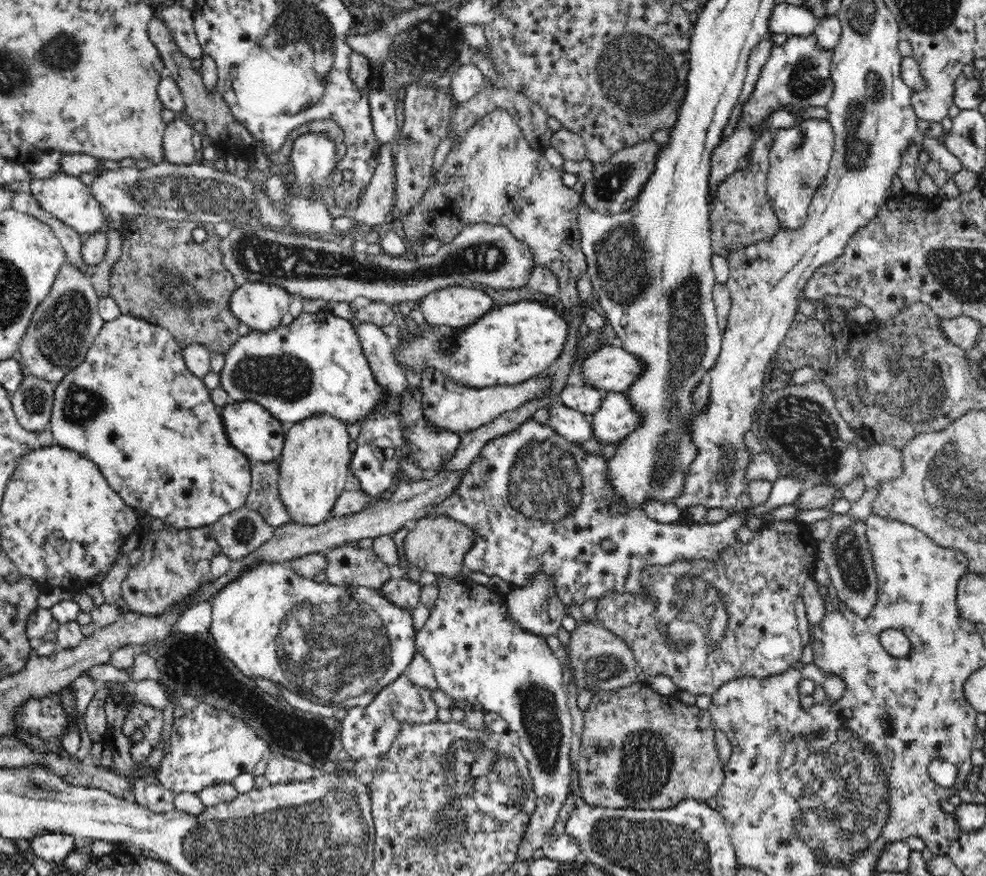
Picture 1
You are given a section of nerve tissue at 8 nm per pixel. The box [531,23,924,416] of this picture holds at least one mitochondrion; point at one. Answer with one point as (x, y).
(647, 80)

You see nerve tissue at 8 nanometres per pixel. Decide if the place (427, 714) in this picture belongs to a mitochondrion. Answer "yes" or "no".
no

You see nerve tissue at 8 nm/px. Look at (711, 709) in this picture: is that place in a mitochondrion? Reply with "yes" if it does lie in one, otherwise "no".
no

